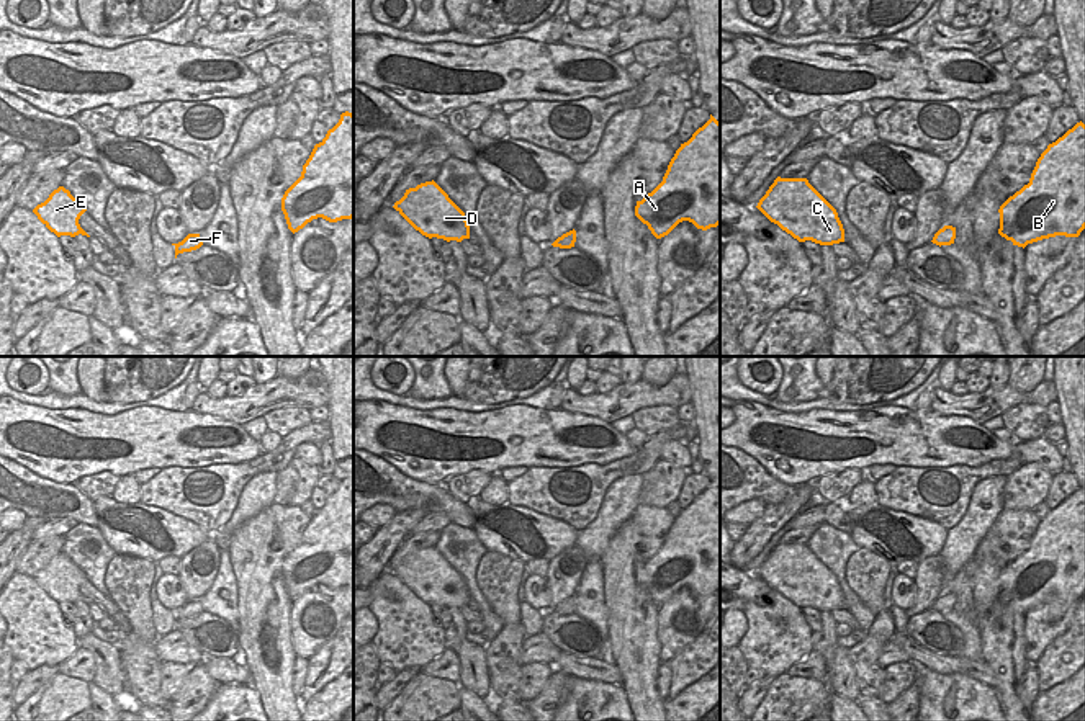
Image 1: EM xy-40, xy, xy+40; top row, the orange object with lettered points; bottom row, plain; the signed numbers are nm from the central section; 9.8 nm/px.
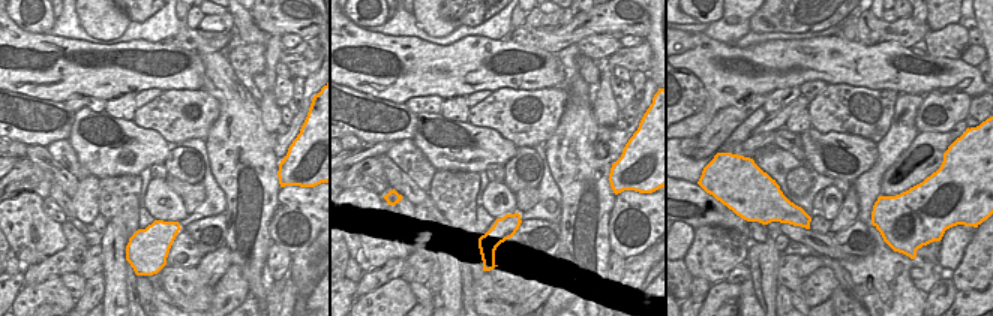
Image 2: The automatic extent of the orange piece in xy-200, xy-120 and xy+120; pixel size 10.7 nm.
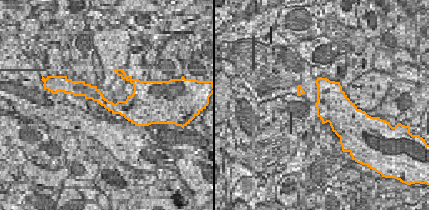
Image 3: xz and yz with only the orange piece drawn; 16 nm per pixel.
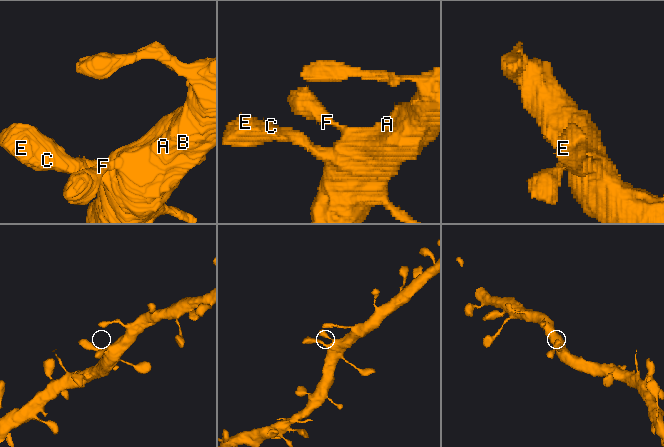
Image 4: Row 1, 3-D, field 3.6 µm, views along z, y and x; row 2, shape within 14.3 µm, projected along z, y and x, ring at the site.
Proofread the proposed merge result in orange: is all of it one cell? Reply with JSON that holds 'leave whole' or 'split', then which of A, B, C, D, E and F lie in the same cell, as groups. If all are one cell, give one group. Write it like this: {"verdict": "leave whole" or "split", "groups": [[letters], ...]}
{"verdict": "leave whole", "groups": [["A", "B", "C", "D", "E", "F"]]}

